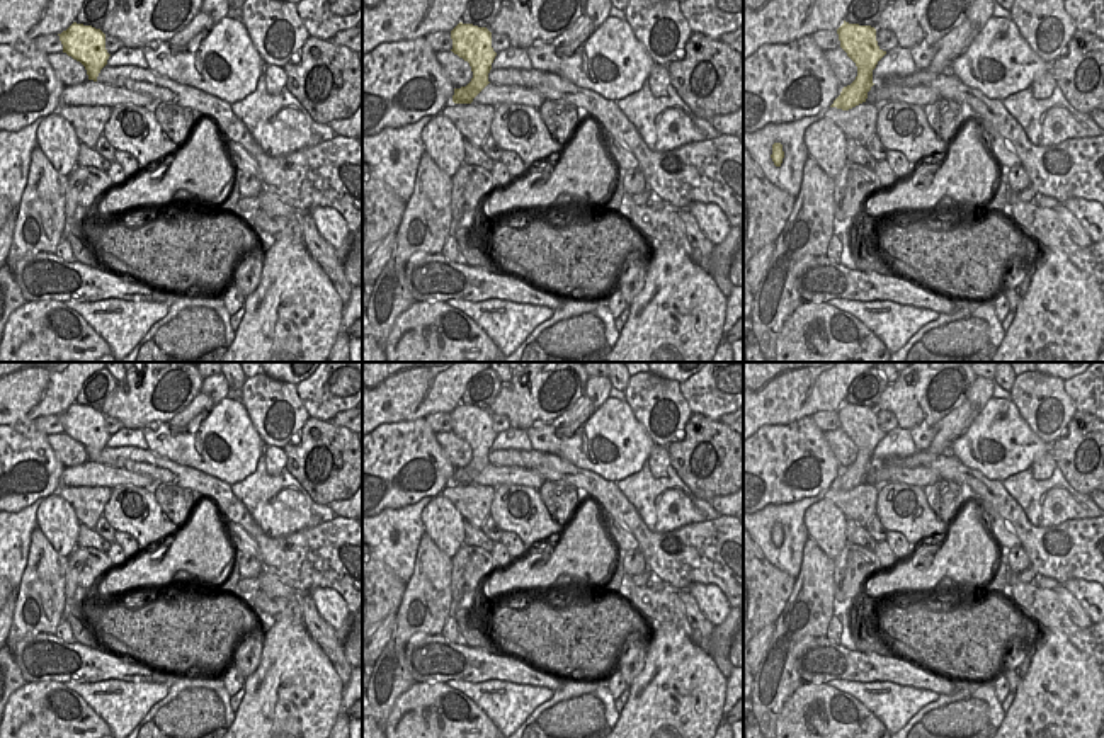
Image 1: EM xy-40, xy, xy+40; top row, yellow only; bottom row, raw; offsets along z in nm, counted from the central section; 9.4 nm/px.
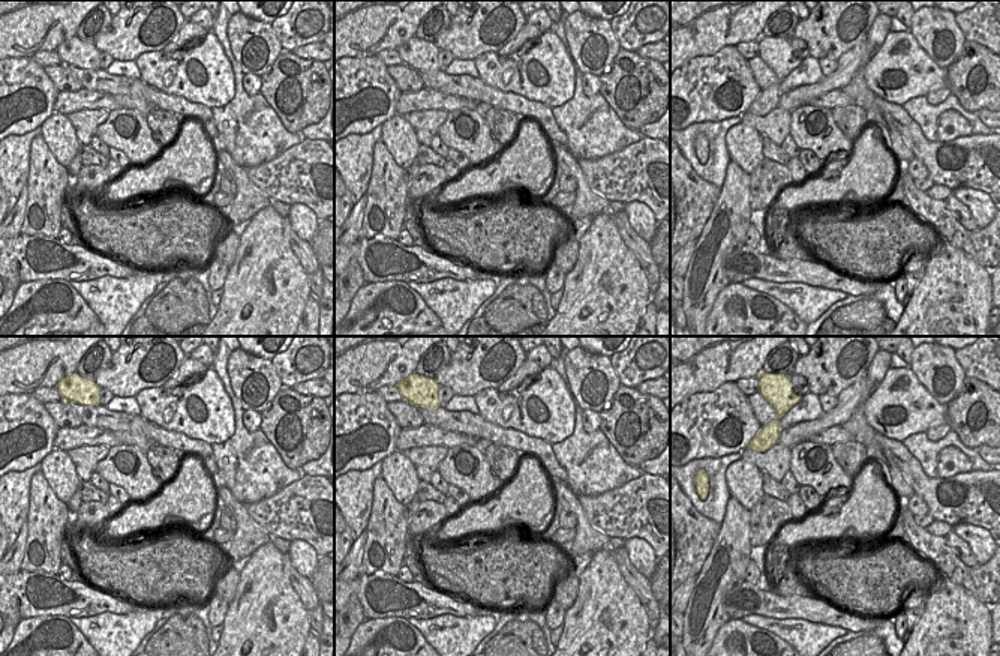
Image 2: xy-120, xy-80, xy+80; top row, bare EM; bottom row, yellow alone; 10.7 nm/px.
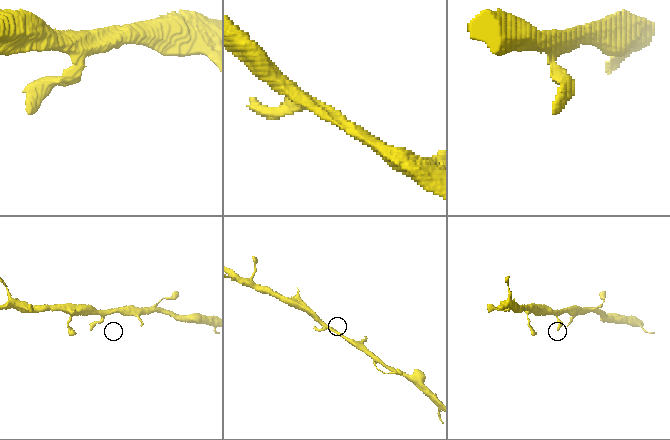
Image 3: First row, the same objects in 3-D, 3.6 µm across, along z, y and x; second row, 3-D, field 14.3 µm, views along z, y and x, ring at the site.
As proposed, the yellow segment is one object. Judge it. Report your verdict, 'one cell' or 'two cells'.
one cell

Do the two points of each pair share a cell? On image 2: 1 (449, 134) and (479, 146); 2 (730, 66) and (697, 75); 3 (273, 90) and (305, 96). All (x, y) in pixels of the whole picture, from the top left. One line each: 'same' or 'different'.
1: same
2: same
3: same

